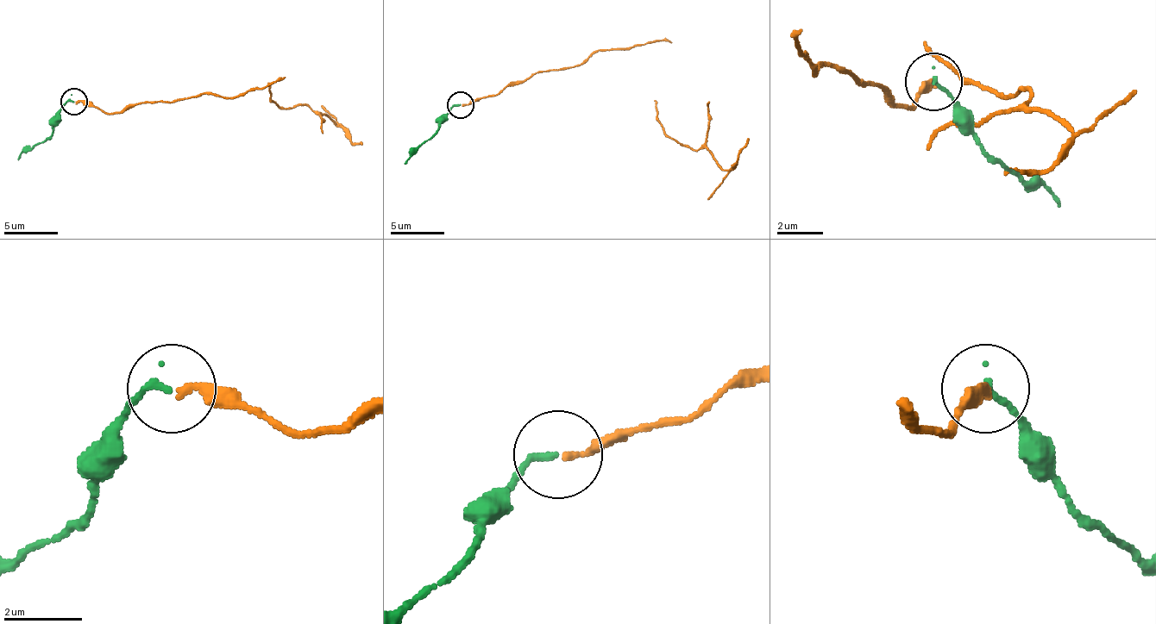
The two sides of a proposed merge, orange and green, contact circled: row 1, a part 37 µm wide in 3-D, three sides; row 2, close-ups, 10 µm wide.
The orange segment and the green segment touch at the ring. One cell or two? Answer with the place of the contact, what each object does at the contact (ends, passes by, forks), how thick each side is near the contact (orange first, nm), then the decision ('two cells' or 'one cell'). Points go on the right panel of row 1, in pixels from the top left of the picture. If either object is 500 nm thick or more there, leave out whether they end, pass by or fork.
at (933, 82); orange ends there; green ends there; 200 nm thick on the orange side, 160 nm on the other; two cells

